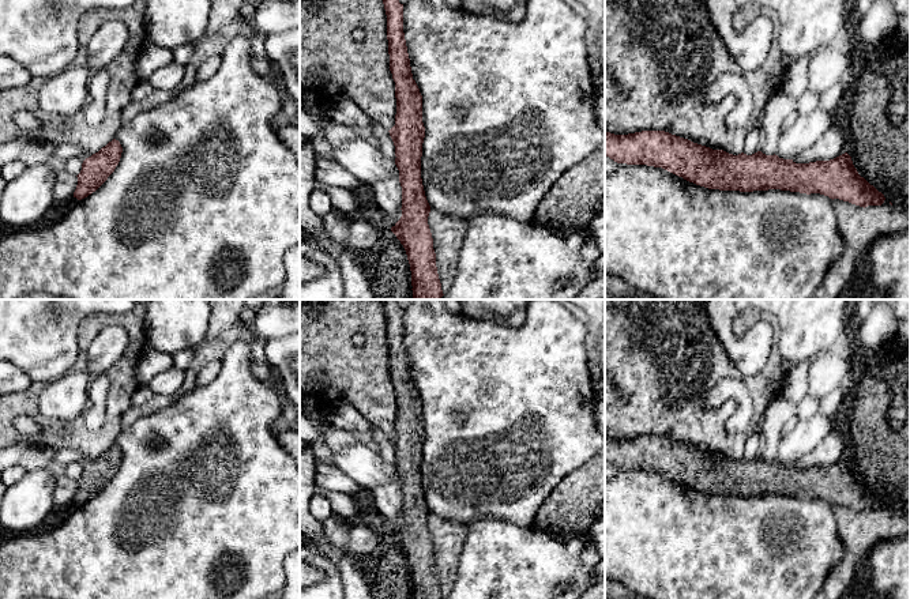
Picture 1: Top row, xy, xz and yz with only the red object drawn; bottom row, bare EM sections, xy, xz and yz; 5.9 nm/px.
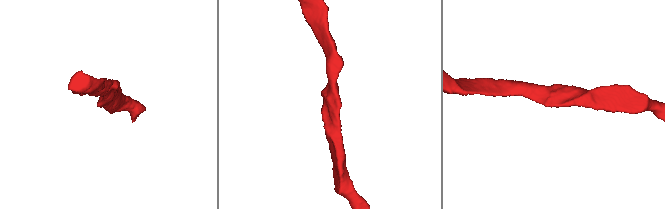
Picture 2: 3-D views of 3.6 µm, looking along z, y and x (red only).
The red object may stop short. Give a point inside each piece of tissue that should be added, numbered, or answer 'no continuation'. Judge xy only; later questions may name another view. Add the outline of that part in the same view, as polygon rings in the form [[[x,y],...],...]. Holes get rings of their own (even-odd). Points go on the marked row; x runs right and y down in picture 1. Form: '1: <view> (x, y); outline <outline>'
no continuation

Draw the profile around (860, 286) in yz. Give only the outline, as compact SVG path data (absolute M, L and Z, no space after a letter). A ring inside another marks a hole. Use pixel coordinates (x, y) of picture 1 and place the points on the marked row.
M865 250L854 263L853 274L836 300L892 300L885 290L873 285Z

